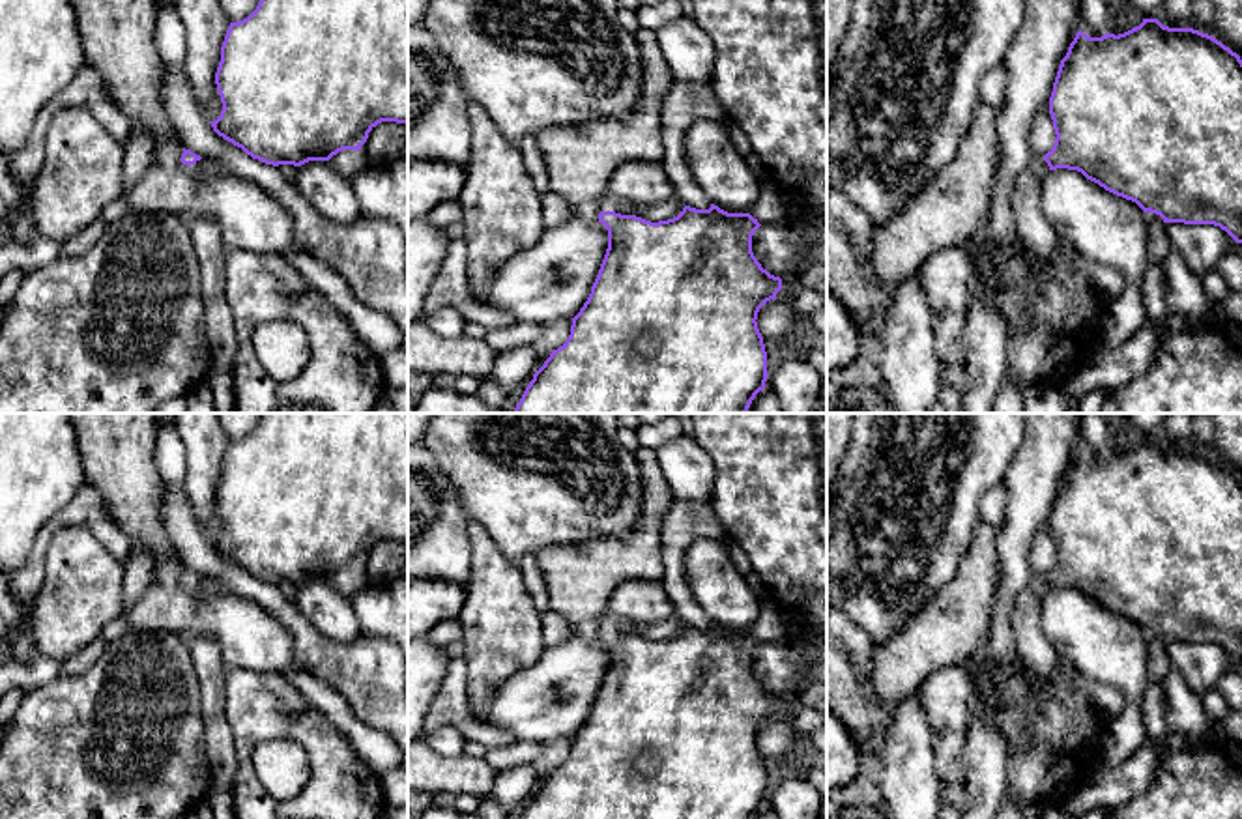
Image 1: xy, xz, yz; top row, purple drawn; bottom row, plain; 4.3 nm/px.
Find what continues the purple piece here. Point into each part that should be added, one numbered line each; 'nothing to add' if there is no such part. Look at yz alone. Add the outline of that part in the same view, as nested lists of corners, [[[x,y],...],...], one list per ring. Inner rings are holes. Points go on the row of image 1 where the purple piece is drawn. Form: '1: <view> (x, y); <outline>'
1: yz (1037, 238); [[[1036,157],[1018,176],[1012,206],[1016,215],[1016,239],[1021,252],[1036,267],[1051,264],[1061,249],[1061,241],[1040,209],[1040,185],[1049,172],[1044,157]]]

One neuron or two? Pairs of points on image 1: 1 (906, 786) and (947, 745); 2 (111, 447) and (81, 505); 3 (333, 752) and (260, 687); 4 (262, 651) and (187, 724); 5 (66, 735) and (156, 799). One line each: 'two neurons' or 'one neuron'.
1: two neurons
2: two neurons
3: one neuron
4: two neurons
5: one neuron

